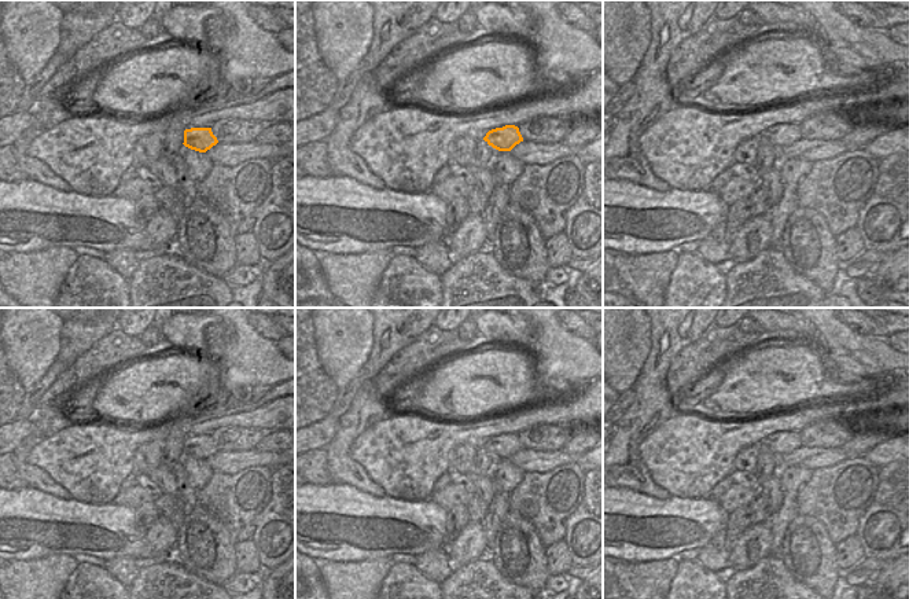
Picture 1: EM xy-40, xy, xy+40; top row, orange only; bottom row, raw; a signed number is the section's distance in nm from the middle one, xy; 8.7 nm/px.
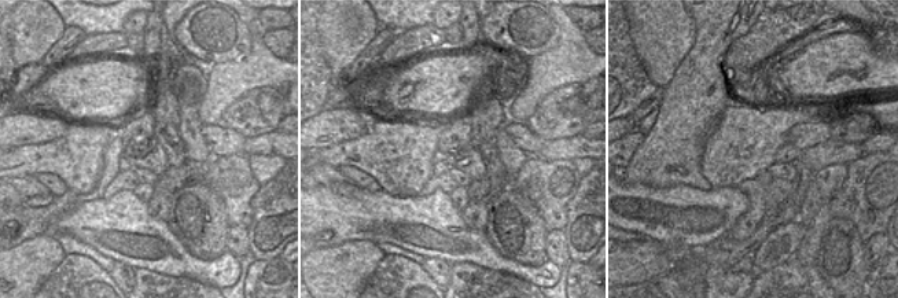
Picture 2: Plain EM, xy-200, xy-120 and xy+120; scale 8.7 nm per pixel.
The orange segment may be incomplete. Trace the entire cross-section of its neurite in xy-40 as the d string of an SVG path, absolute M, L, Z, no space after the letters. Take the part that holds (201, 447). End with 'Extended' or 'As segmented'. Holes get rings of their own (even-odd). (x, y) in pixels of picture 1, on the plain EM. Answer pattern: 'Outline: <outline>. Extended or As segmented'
Outline: M191 436L184 438L183 452L191 457L206 460L217 451L218 448L213 442L211 436Z. As segmented

